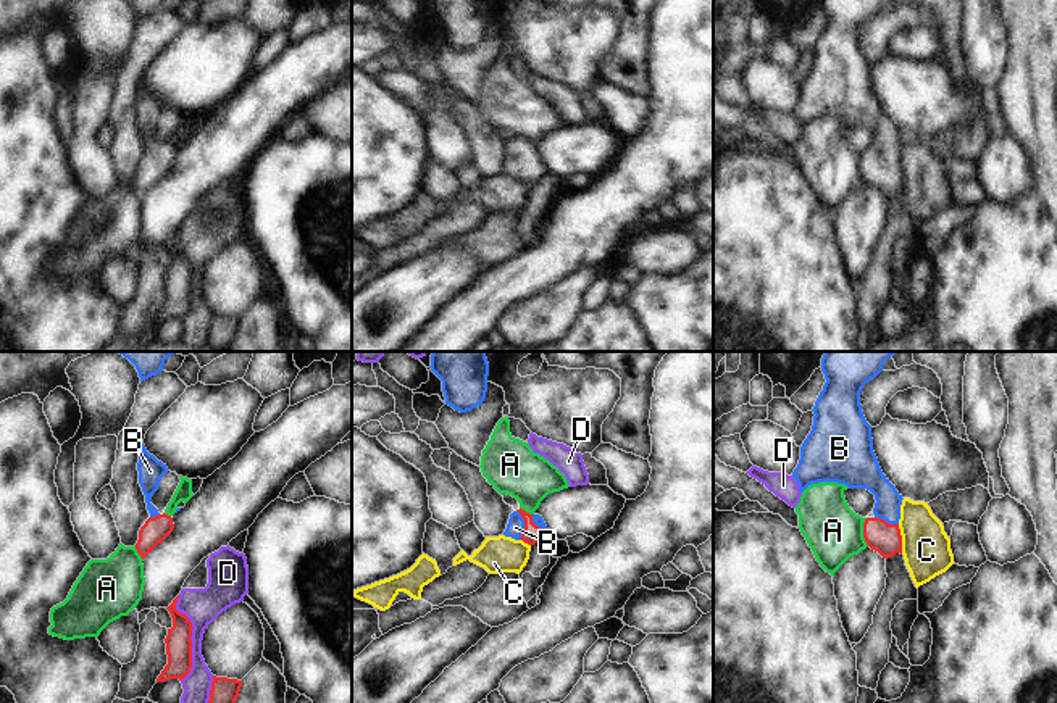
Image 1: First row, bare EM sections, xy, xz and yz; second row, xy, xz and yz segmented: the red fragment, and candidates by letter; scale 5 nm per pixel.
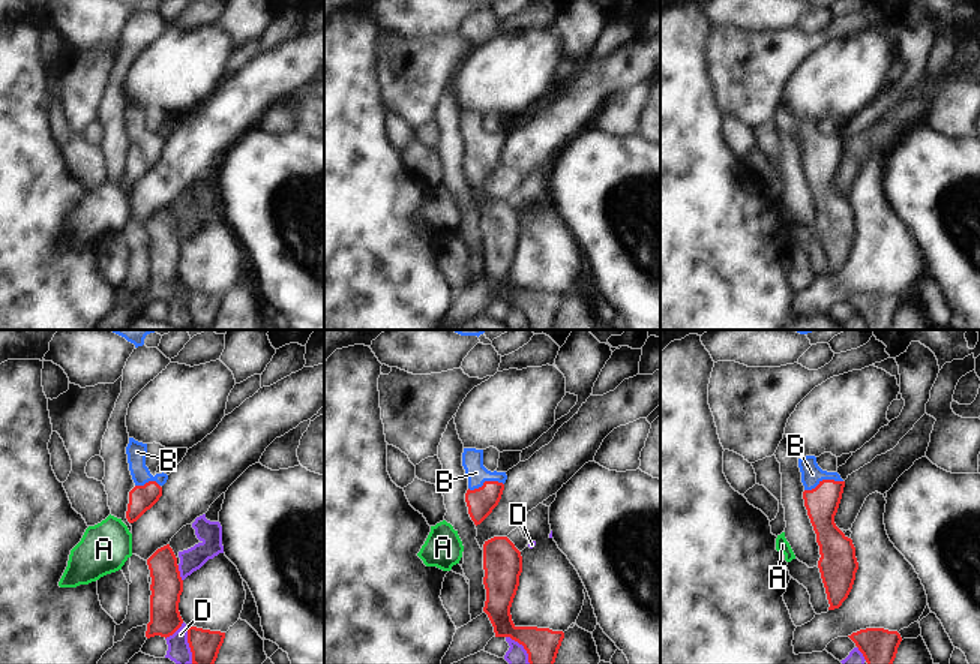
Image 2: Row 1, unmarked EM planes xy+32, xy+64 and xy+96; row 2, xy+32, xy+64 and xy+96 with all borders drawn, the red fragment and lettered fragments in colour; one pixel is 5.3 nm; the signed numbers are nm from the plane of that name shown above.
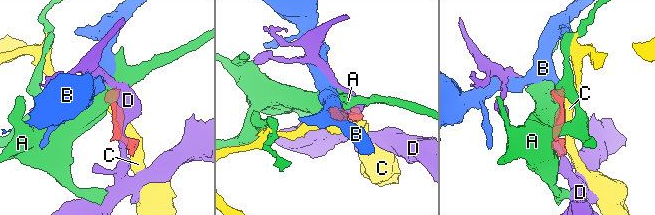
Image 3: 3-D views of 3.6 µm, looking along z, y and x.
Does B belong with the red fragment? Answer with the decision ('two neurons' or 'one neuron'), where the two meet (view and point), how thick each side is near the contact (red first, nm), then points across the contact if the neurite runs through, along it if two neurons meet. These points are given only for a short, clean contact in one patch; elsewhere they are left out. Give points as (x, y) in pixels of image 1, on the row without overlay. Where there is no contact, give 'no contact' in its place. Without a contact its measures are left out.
one neuron; contact xz (525, 163); calibres 90 and 90 nm; way xz (533, 171), (525, 163), (515, 166)

